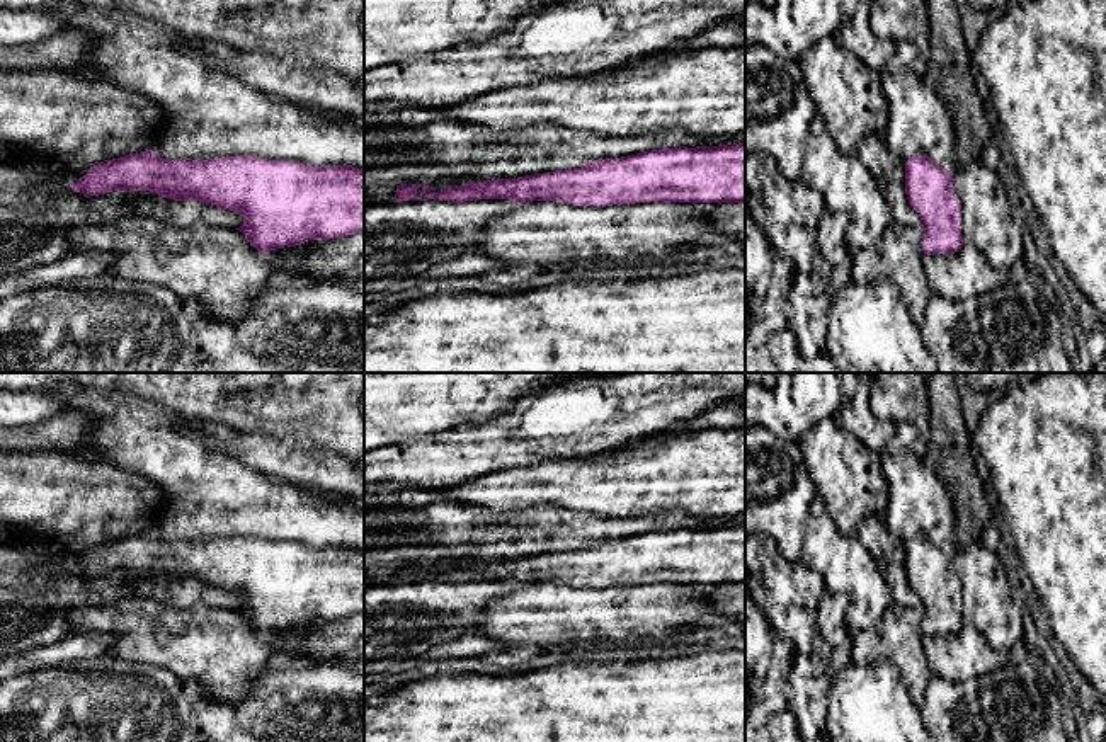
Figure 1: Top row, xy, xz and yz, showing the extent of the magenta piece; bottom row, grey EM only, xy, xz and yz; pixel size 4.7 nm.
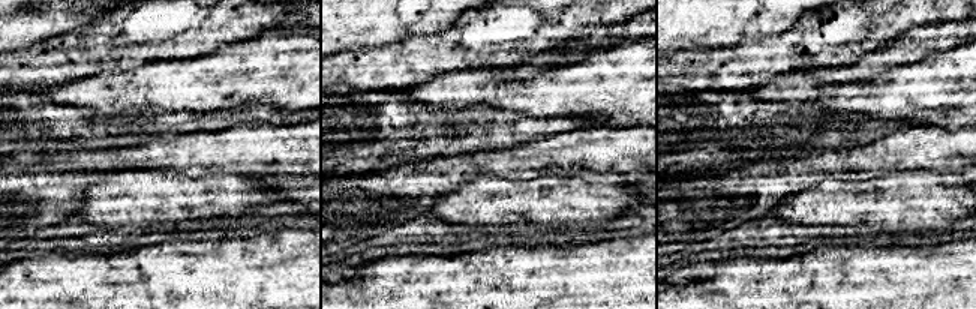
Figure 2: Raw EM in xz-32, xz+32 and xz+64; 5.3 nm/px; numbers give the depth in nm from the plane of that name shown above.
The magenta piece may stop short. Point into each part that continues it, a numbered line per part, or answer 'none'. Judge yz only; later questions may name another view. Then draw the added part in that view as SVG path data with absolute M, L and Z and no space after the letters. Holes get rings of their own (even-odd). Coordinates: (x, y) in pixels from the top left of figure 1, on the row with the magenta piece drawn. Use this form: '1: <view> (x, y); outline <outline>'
none

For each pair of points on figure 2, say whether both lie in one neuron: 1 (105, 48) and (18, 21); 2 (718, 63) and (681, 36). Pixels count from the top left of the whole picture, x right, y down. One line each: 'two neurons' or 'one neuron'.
1: two neurons
2: two neurons

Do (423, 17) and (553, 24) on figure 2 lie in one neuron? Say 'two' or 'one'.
two

